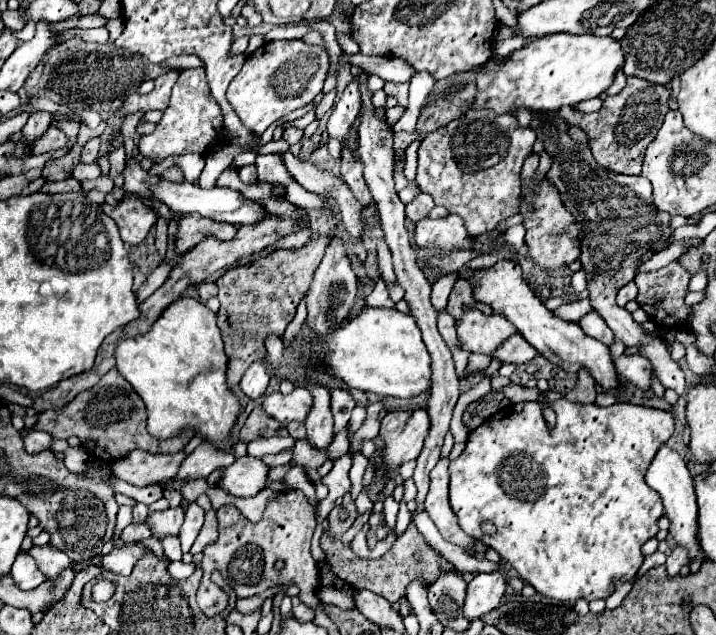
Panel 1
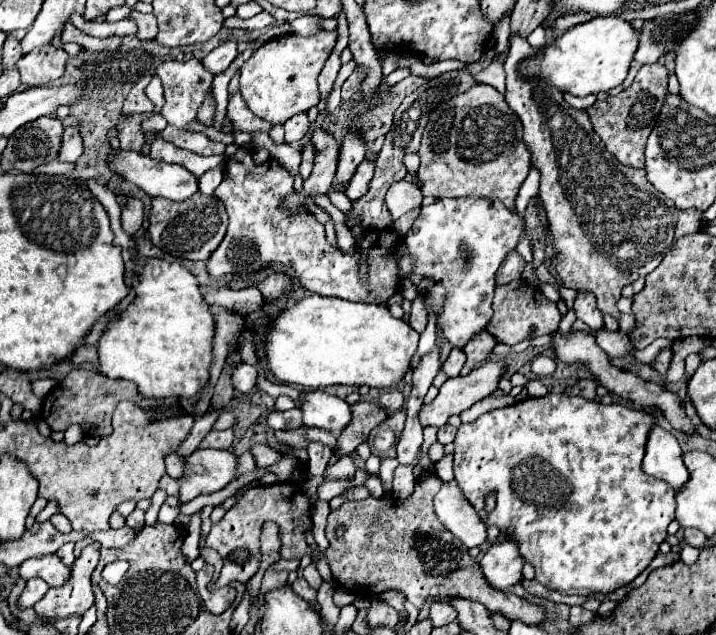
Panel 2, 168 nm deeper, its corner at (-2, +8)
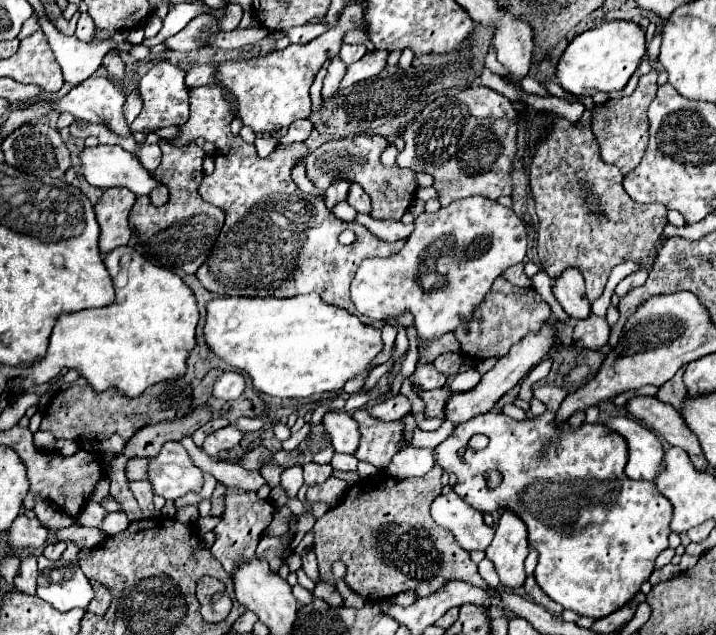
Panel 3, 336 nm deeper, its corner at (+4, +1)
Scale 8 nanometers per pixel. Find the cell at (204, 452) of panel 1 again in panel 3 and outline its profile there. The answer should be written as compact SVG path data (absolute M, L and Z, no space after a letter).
M230 423L228 427L218 429L218 431L214 431L214 433L210 433L210 435L206 437L206 441L204 441L202 449L204 449L210 457L214 457L214 455L218 455L220 451L232 449L240 439L242 439L242 431L238 431L238 429L236 429L236 425L232 425L232 423Z

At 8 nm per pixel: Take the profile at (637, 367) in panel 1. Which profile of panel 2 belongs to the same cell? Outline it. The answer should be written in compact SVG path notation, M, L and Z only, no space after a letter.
M598 328L598 330L594 332L594 338L596 338L596 344L598 344L608 356L618 356L618 358L622 358L622 356L628 356L630 350L634 350L632 344L630 344L630 340L628 340L628 336L626 336L622 330L612 332L612 330L608 330L608 328Z

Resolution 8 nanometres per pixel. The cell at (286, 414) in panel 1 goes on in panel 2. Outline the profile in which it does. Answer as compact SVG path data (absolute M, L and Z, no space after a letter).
M314 390L304 392L302 398L304 398L302 414L306 426L316 426L330 432L342 432L352 420L350 406L336 396L330 396L322 390Z

